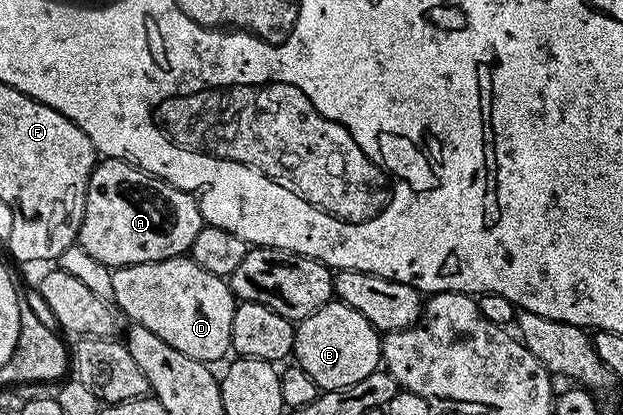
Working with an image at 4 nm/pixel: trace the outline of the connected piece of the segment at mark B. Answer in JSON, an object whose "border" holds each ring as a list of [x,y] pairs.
{"border":[[[331,301],[297,324],[292,355],[297,366],[302,367],[304,373],[312,377],[312,381],[316,381],[319,389],[338,391],[342,387],[356,385],[356,381],[364,381],[364,377],[379,370],[382,363],[382,341],[379,332],[374,330],[374,326],[363,315],[356,313],[356,309],[337,301]]]}

